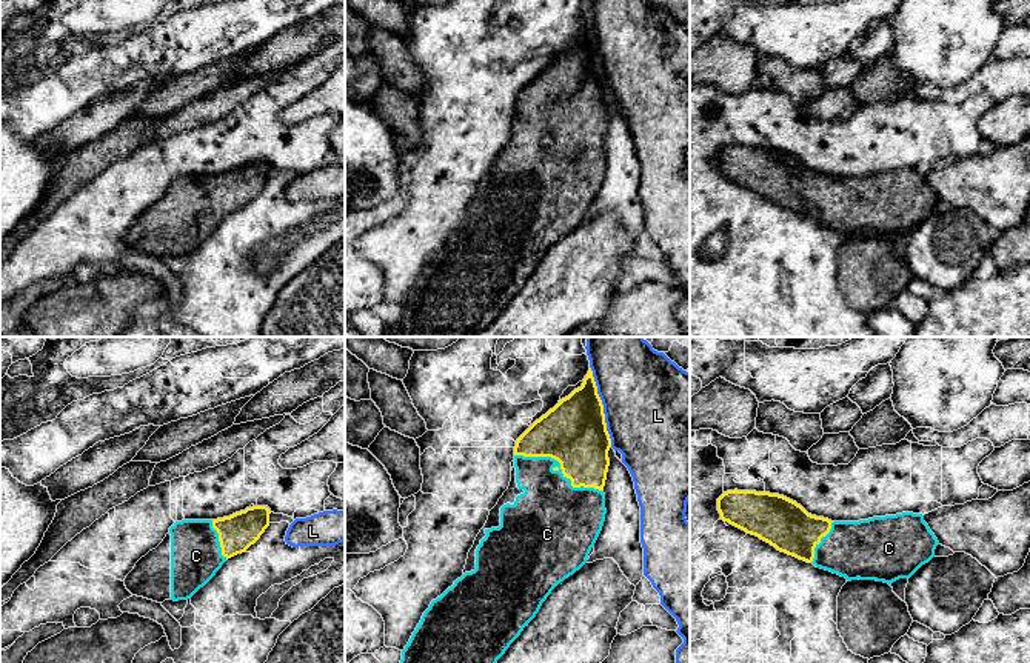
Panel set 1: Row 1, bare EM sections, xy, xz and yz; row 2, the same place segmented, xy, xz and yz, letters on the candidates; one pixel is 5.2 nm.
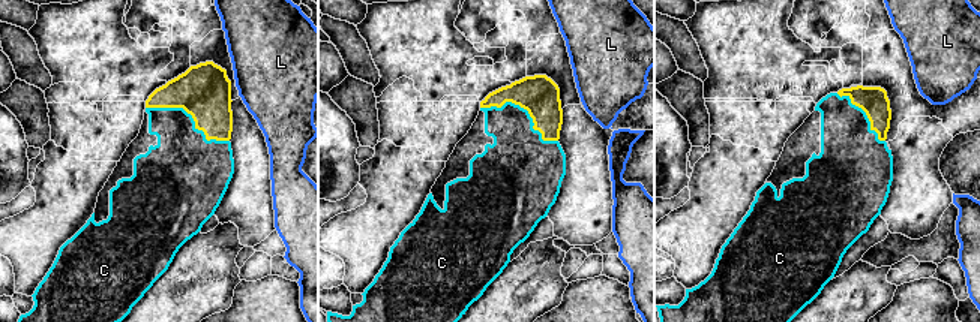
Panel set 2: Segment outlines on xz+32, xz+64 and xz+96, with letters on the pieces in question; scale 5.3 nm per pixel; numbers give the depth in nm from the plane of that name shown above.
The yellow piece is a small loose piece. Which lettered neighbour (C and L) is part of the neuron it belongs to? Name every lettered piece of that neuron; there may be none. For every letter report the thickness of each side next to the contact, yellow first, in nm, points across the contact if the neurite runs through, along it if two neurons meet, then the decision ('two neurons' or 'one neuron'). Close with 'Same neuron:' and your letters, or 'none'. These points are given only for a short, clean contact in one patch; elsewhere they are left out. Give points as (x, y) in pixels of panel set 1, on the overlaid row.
C: 340 nm thick on the yellow side, 360 nm on the other; one neuron
L: 340 nm thick on the yellow side, 480 nm on the other; two neurons
Same neuron: C

